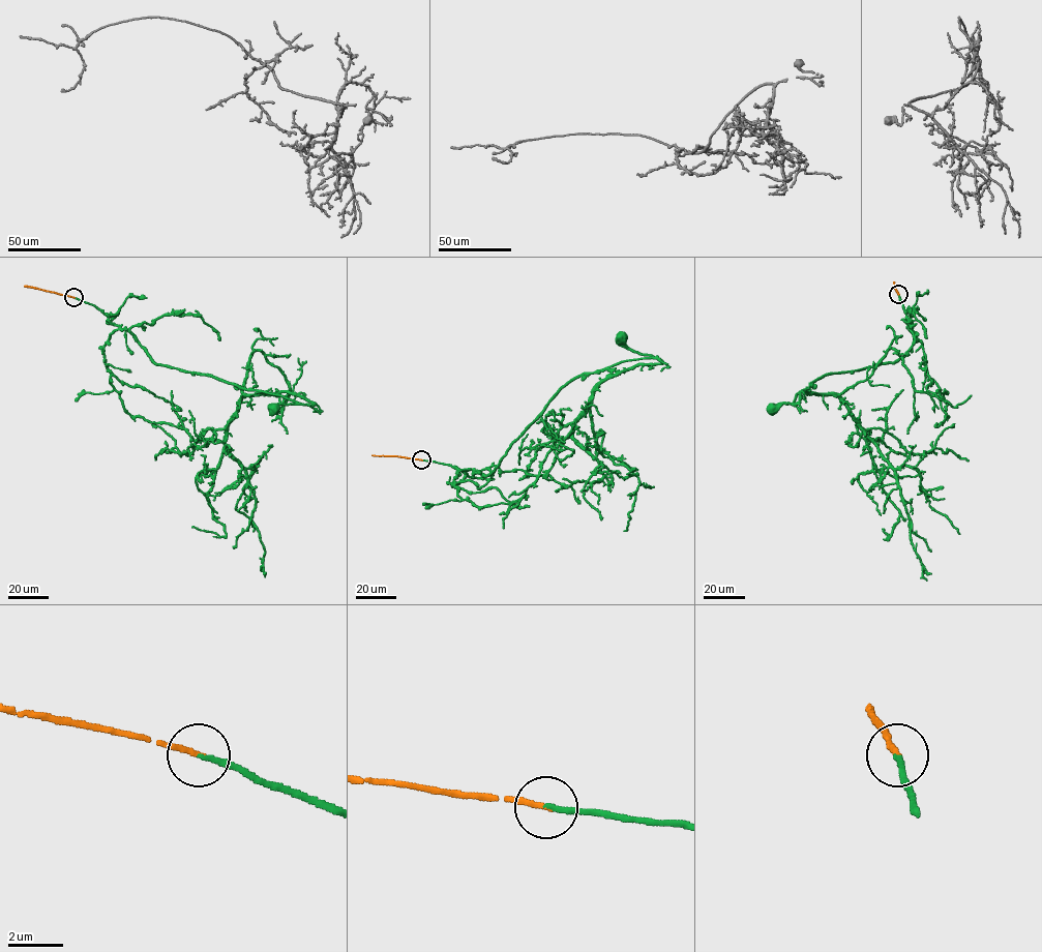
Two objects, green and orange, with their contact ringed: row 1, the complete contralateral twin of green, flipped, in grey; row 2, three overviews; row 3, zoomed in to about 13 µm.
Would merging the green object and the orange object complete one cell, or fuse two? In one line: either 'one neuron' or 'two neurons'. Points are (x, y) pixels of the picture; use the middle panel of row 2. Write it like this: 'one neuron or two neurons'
one neuron

